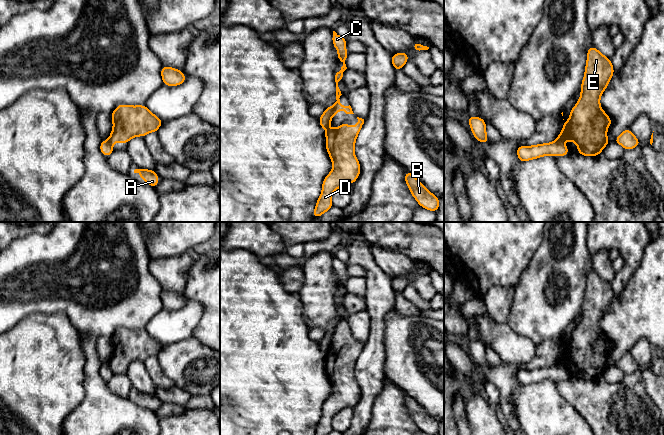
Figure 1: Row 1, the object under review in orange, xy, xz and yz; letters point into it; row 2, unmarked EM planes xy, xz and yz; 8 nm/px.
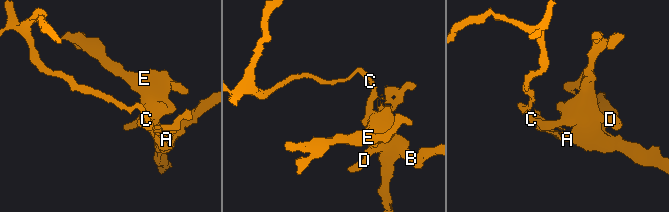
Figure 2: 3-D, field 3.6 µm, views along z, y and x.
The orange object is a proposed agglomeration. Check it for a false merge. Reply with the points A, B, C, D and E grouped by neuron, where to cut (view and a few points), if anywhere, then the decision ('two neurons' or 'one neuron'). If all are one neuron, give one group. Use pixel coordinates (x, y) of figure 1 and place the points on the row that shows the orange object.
groups A B D E / C; cut xz (335, 105), (332, 113); two neurons

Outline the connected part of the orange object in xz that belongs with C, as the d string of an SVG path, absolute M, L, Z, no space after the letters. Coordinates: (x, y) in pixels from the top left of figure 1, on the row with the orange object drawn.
M333 31L332 41L333 41L334 47L338 51L338 56L337 56L338 60L340 60L343 63L343 66L341 67L340 71L337 73L334 73L335 82L336 82L336 100L337 100L342 95L338 87L338 82L343 79L343 73L347 69L345 61L349 53L345 48L345 45L347 42L346 38L342 38L335 31Z

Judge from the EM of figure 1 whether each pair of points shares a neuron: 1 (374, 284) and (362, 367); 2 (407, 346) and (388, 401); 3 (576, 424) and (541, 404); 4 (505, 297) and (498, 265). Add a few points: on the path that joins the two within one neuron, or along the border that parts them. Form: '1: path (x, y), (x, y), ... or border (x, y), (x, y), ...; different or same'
1: path (377, 305), (377, 333), (374, 346); same
2: border (387, 377), (407, 394); different
3: path (567, 424), (561, 424), (550, 413); same
4: border (515, 287), (491, 287), (483, 296); different

